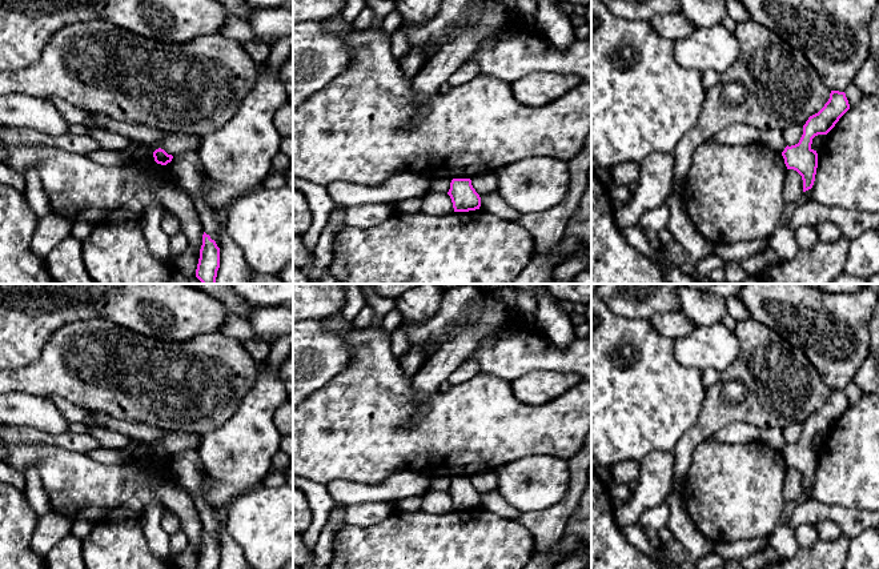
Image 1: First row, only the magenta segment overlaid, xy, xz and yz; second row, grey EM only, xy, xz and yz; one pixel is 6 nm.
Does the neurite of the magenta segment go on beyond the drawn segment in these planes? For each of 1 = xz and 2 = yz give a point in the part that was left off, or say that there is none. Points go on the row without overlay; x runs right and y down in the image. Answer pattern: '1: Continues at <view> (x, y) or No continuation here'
1: No continuation here
2: No continuation here

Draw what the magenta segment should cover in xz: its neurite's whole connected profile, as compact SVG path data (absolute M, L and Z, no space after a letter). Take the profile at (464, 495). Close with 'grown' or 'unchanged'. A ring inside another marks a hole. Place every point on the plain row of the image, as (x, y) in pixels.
M453 477L447 493L454 510L469 510L481 505L481 496L473 486L470 477Z; unchanged

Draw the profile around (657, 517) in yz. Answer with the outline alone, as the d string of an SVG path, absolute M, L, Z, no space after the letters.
M662 502L659 505L655 505L654 508L645 510L639 517L639 522L645 528L653 528L655 530L667 528L669 520L670 520L670 508L666 502Z

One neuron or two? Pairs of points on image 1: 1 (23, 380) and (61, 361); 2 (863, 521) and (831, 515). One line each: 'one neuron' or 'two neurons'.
1: one neuron
2: one neuron

